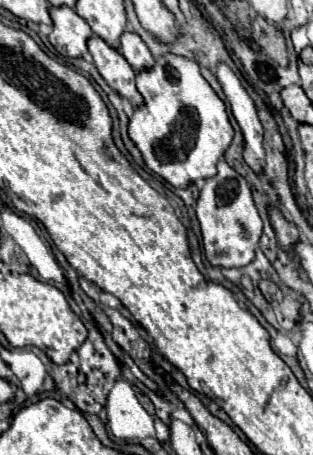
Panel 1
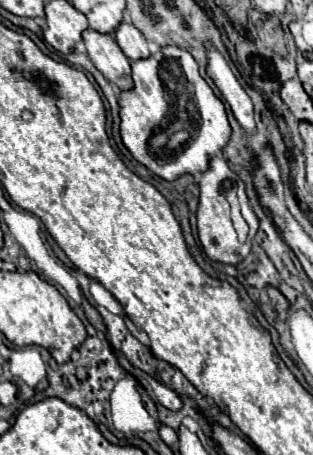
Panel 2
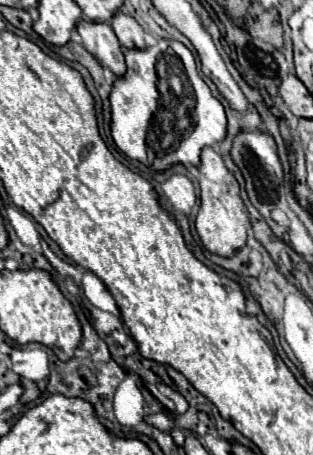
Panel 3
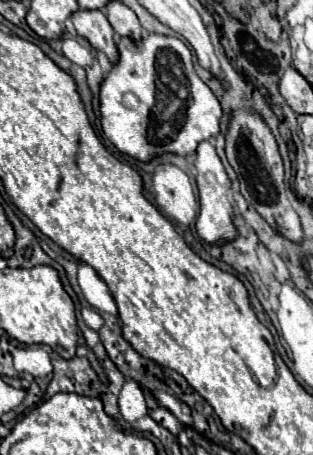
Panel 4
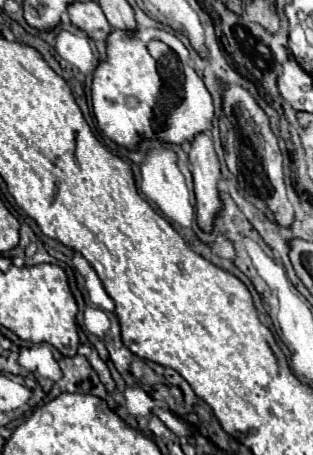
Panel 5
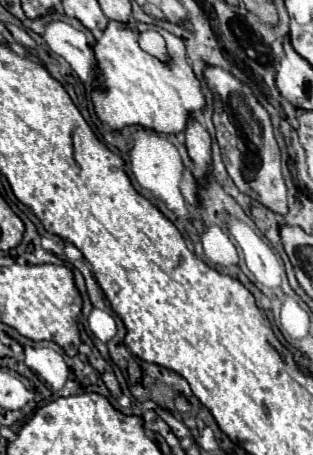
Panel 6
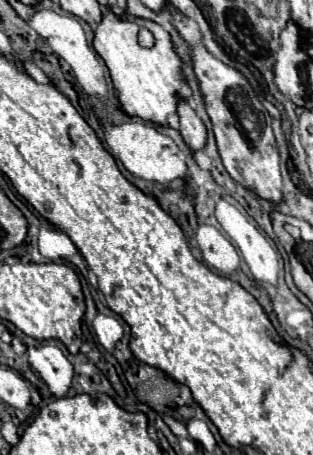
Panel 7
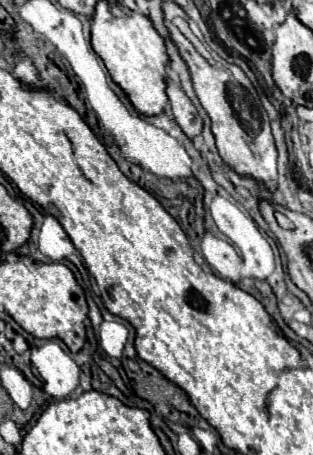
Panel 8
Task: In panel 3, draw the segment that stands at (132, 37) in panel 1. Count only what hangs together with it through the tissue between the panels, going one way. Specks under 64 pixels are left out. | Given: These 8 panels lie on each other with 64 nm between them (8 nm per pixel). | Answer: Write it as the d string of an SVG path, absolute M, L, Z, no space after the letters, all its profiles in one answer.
M118 12L112 22L110 22L116 38L120 40L122 48L126 50L144 50L146 42L144 42L144 30L140 28L140 24L124 12Z

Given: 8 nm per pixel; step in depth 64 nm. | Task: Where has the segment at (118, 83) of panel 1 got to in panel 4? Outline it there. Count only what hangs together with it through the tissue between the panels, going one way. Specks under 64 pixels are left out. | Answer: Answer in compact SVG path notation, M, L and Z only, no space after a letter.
M78 10L72 14L74 28L78 36L90 42L92 48L98 52L104 52L112 64L118 62L118 48L116 48L116 34L104 16L104 12L98 10Z

